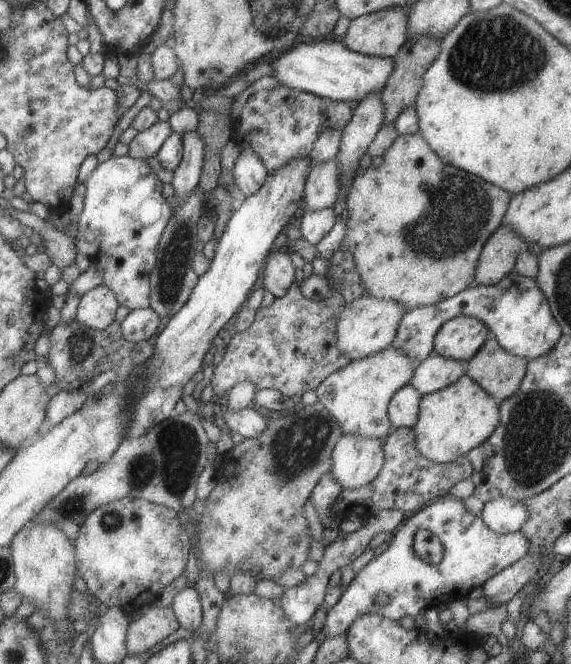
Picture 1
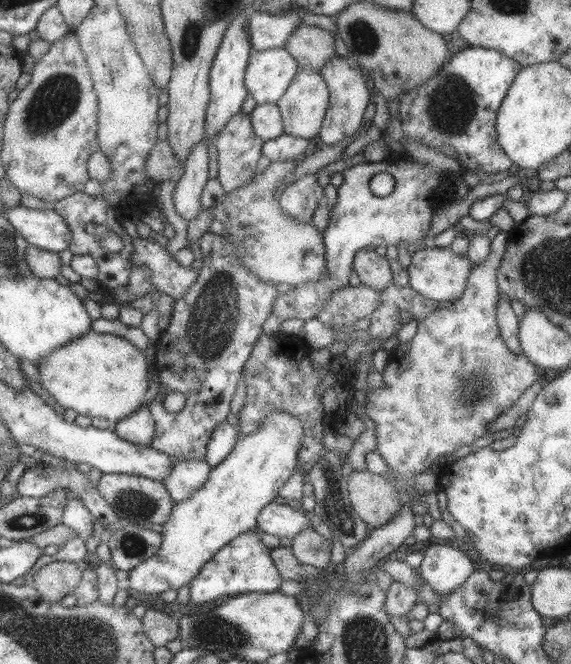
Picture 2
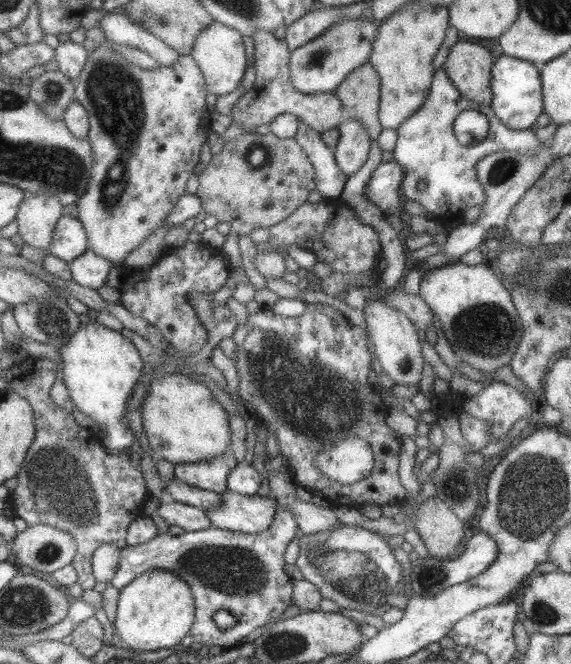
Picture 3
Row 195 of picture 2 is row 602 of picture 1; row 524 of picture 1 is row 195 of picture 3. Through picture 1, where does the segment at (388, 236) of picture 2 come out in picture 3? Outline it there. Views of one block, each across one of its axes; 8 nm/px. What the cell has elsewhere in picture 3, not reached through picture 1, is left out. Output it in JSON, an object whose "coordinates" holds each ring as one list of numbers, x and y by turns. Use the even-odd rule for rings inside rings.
{"coordinates":[[439,67,434,74,429,93,423,104,409,115,395,129,396,141,393,150,387,157,395,161,402,170,402,179,398,188,405,200,417,202,423,206,431,220,441,224,457,221,463,212,471,206,482,208,485,193,481,183,476,179,475,163,486,154,495,151,513,150,519,154,530,154,539,146,539,140,529,128,509,130,490,108,483,108,478,103,465,98,449,83,445,69],[463,110,482,110,487,117,489,130,487,136,473,146,458,143,453,132,453,121],[417,180,424,180,425,189,415,188]]}

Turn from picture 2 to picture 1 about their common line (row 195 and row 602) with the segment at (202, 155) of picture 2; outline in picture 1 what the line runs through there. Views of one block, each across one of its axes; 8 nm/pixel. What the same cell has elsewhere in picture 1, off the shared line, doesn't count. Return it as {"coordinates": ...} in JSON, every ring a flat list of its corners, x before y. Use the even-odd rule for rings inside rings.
{"coordinates":[[185,587,180,590,173,597,170,607,181,628,189,631,199,628,203,620,202,606,194,587]]}

